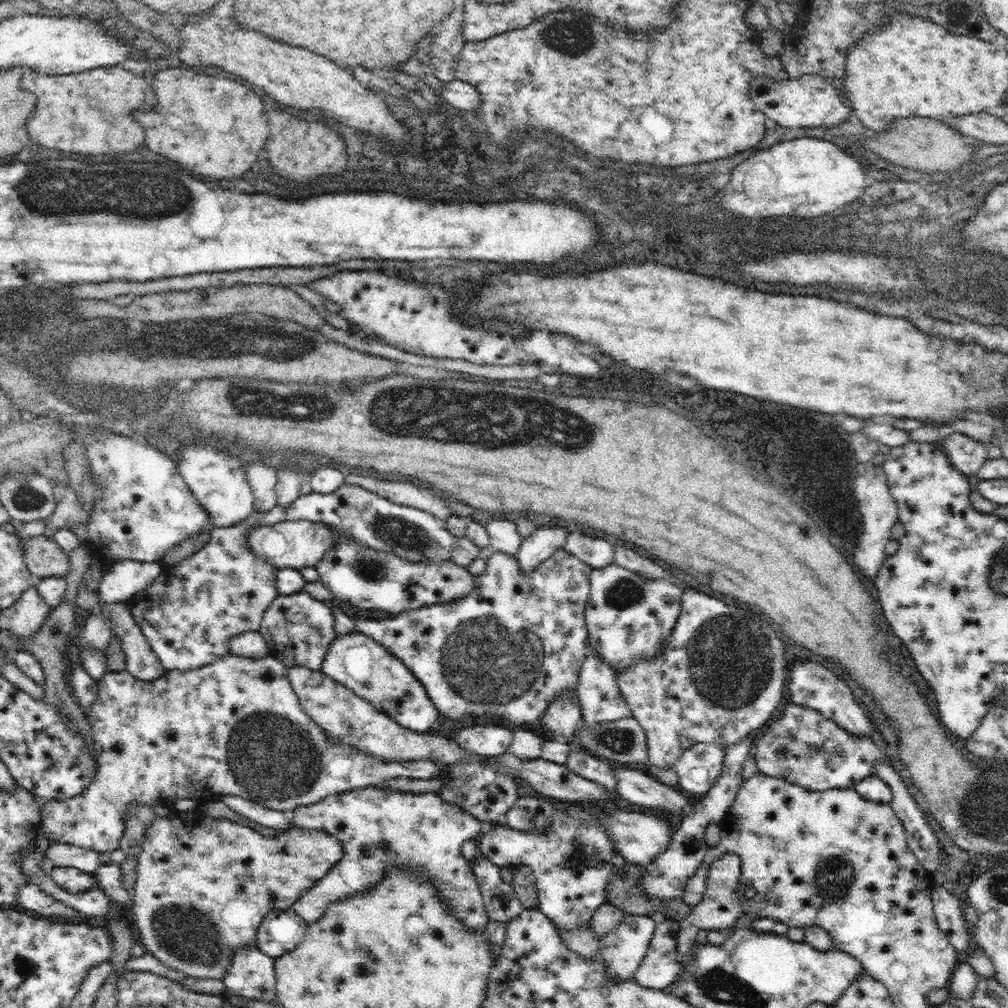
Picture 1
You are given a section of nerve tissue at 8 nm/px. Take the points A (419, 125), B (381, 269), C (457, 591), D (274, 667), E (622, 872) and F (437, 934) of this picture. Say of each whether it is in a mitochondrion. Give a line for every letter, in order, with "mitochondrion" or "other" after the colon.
A: mitochondrion
B: other
C: other
D: other
E: other
F: other

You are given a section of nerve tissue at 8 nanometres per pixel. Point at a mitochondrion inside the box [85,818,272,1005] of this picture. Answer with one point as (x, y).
(188, 935)

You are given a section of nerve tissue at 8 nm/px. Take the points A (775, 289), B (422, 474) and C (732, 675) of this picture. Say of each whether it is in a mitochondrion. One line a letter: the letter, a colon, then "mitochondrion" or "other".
A: other
B: other
C: mitochondrion

